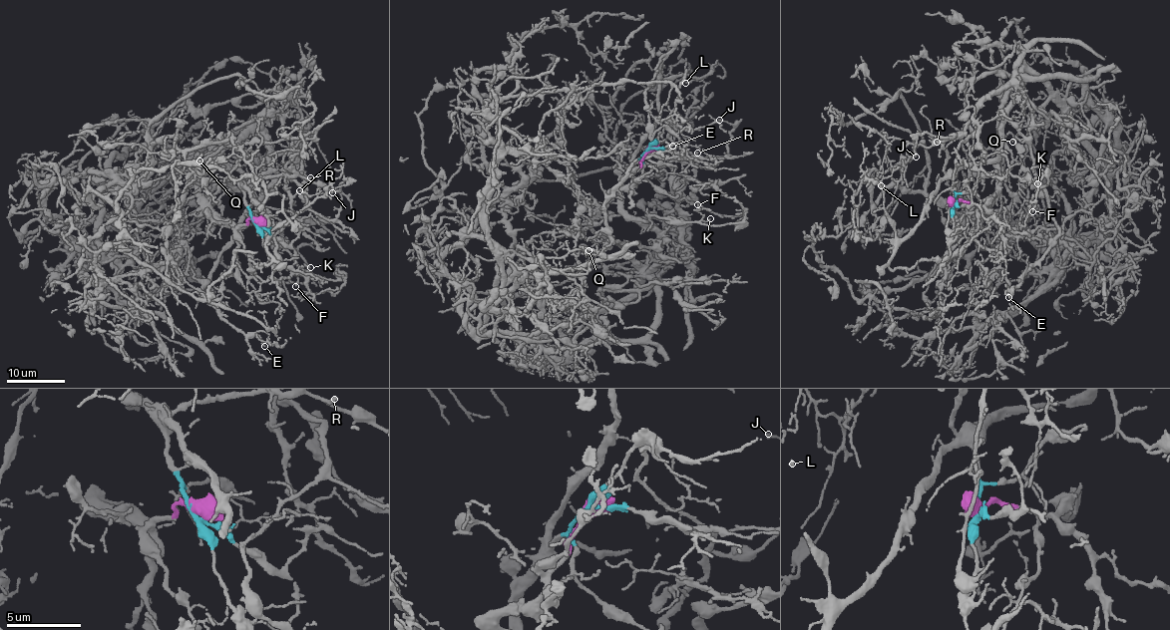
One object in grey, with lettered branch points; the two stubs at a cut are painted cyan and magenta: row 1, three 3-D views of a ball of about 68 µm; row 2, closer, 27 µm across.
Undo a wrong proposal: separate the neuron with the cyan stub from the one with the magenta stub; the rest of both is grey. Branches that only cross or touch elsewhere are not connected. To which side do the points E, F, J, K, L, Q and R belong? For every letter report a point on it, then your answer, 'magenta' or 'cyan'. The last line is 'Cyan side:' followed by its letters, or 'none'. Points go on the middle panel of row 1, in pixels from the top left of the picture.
E: at (672, 146); cyan
F: at (697, 204); cyan
J: at (719, 120); cyan
K: at (710, 218); cyan
L: at (685, 83); cyan
Q: at (588, 250); magenta
R: at (697, 153); cyan
Cyan side: E, F, J, K, L, R

